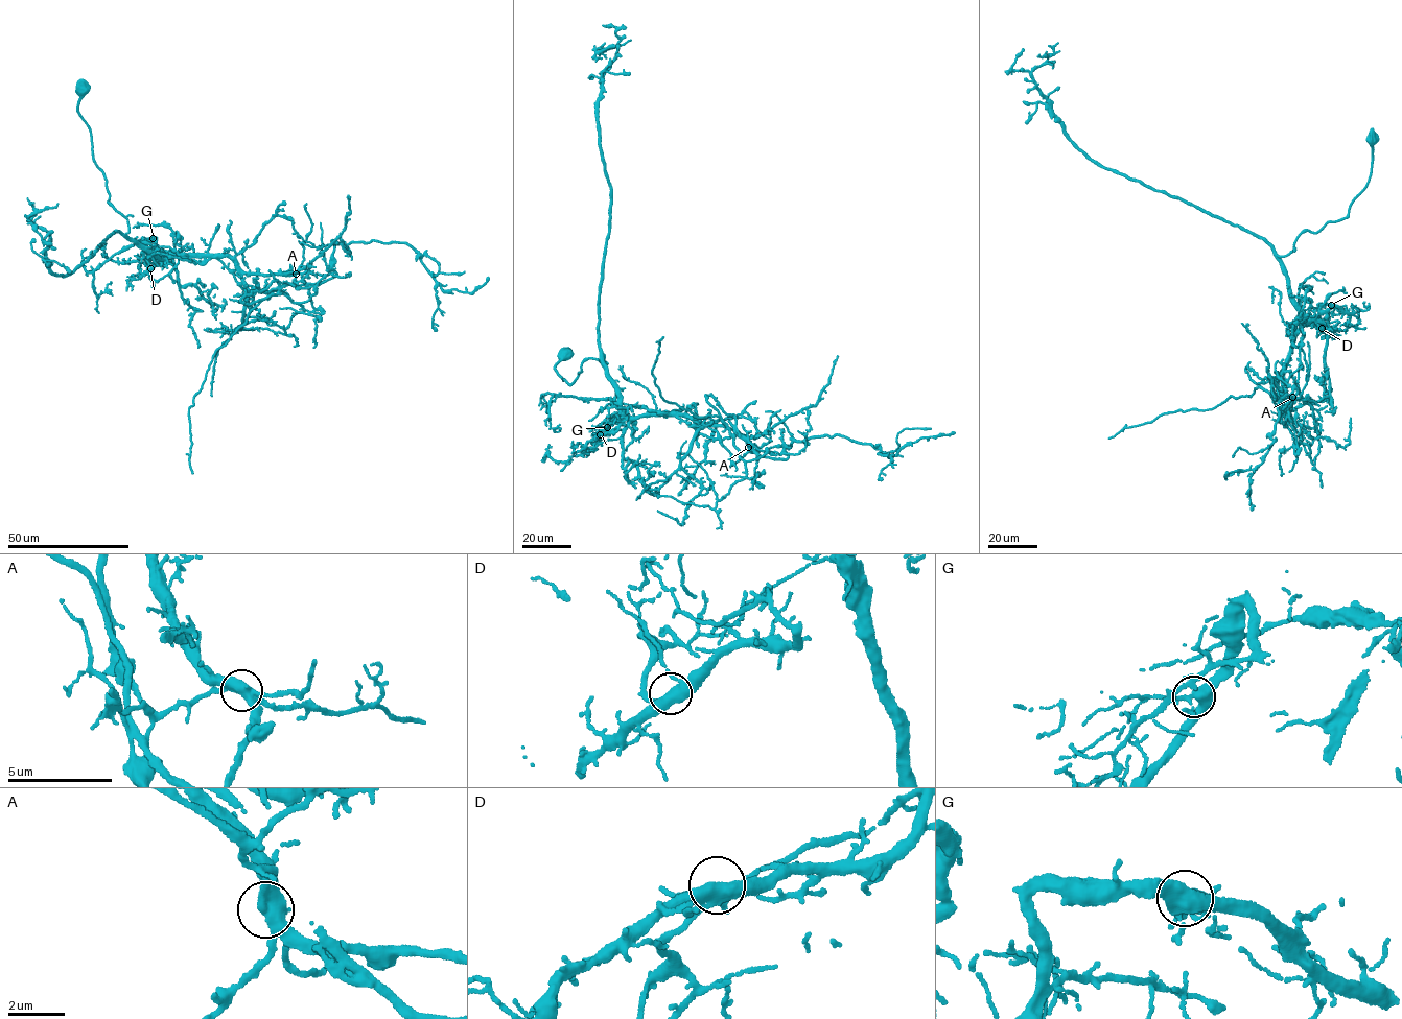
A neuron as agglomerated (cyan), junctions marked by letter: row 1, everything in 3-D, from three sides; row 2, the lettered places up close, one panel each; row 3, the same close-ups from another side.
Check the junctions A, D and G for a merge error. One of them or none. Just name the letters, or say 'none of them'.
A

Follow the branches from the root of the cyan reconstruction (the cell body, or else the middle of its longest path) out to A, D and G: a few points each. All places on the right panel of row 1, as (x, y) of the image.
A: (1370, 139), (1370, 178), (1348, 215), (1301, 233), (1292, 251), (1276, 256), (1308, 318), (1280, 378), (1292, 397)
D: (1370, 139), (1370, 178), (1348, 215), (1301, 233), (1292, 251), (1276, 256), (1292, 298), (1322, 328)
G: (1370, 139), (1370, 178), (1348, 215), (1276, 256), (1306, 317), (1331, 305)

